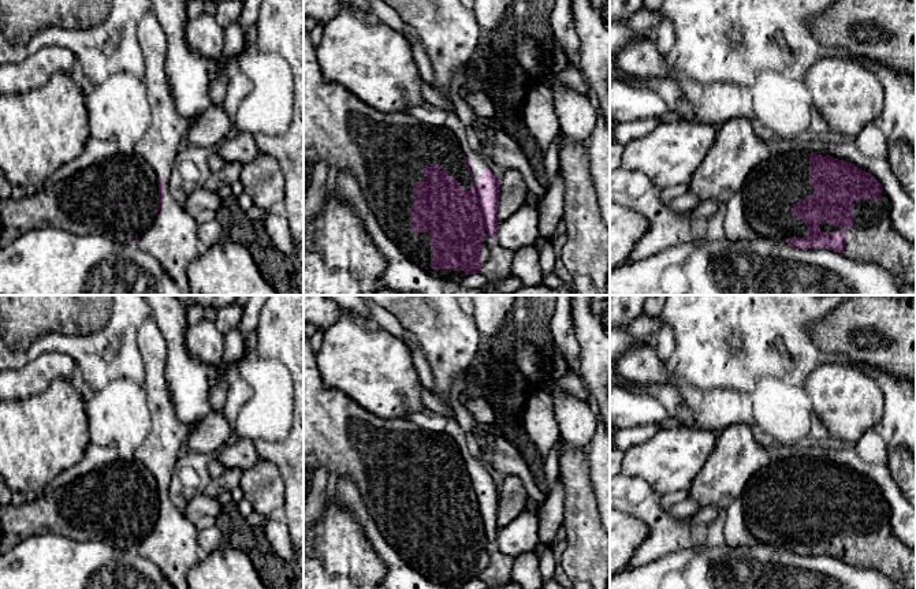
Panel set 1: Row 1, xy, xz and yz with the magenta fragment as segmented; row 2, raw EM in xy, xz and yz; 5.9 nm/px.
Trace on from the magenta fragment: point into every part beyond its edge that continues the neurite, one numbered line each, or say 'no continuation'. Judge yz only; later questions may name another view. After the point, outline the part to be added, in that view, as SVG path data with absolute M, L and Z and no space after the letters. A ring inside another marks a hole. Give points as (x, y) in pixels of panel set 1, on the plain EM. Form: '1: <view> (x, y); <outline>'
1: yz (872, 544); M883 497L879 506L853 507L853 533L845 540L844 560L860 569L879 570L901 589L916 589L916 552L893 534L890 506Z

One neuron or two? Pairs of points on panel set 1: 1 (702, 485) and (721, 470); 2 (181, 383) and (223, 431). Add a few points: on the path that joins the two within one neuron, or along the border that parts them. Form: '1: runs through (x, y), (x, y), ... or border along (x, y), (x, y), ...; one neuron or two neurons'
1: runs through (706, 485), (717, 474); one neuron
2: border along (211, 410), (190, 428); two neurons

